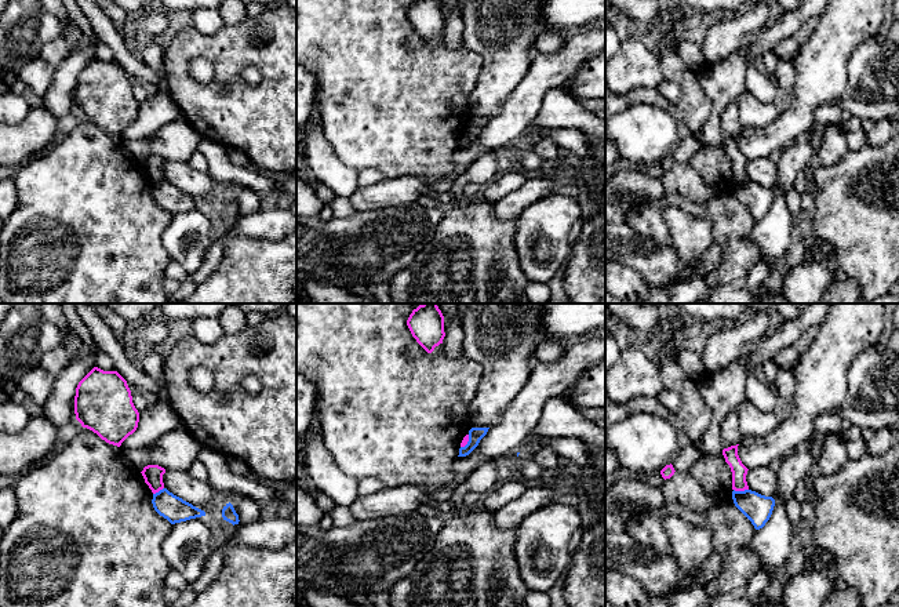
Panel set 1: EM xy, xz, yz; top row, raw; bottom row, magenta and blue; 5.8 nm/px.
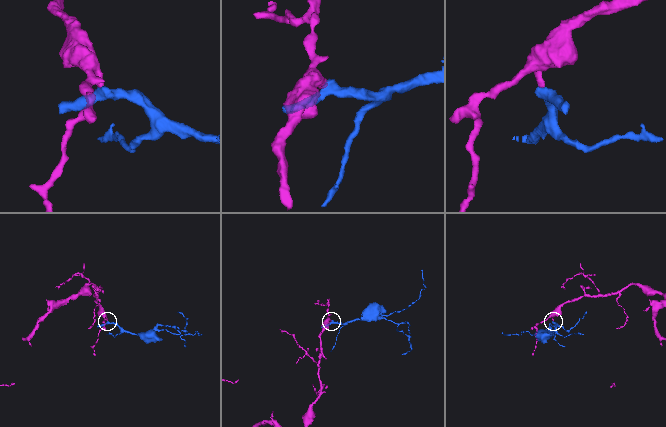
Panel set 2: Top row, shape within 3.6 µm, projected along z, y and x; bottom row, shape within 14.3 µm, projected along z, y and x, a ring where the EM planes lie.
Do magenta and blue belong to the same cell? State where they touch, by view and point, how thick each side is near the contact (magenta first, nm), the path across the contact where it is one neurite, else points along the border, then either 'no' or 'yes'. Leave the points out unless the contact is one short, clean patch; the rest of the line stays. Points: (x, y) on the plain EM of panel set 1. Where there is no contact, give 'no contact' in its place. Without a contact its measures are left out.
yz (741, 181) | 90/170 nm | along yz (734, 180), (748, 181) | no

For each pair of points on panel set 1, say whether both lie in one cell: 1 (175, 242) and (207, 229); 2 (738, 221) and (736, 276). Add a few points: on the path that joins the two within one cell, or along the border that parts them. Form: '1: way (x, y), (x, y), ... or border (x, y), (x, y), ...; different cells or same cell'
1: way (184, 240), (199, 229); same cell
2: way (736, 235), (736, 262); same cell

